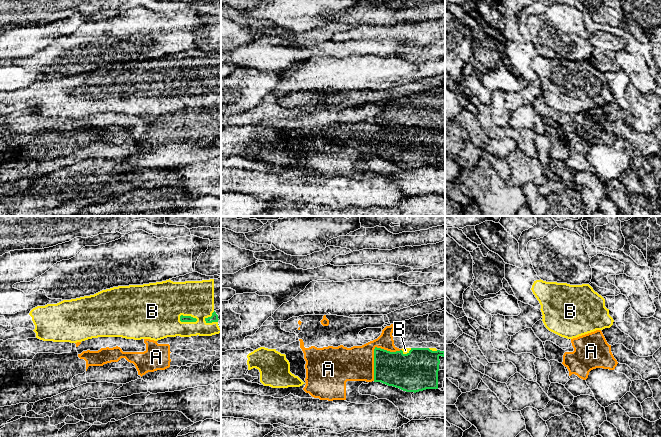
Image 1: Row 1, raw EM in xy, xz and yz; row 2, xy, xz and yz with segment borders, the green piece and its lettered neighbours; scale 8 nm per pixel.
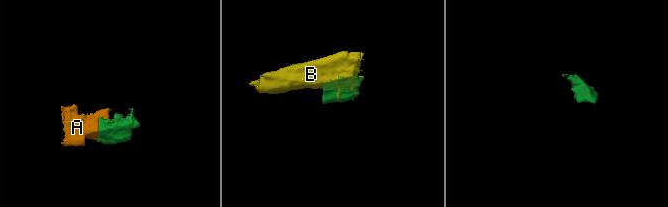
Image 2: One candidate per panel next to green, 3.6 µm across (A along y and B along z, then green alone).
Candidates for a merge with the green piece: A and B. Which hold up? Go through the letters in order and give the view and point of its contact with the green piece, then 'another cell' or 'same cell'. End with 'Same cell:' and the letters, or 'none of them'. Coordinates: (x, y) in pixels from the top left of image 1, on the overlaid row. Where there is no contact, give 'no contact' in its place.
A: xz (374, 351) | same cell
B: xy (188, 316) | another cell
Same cell: A

